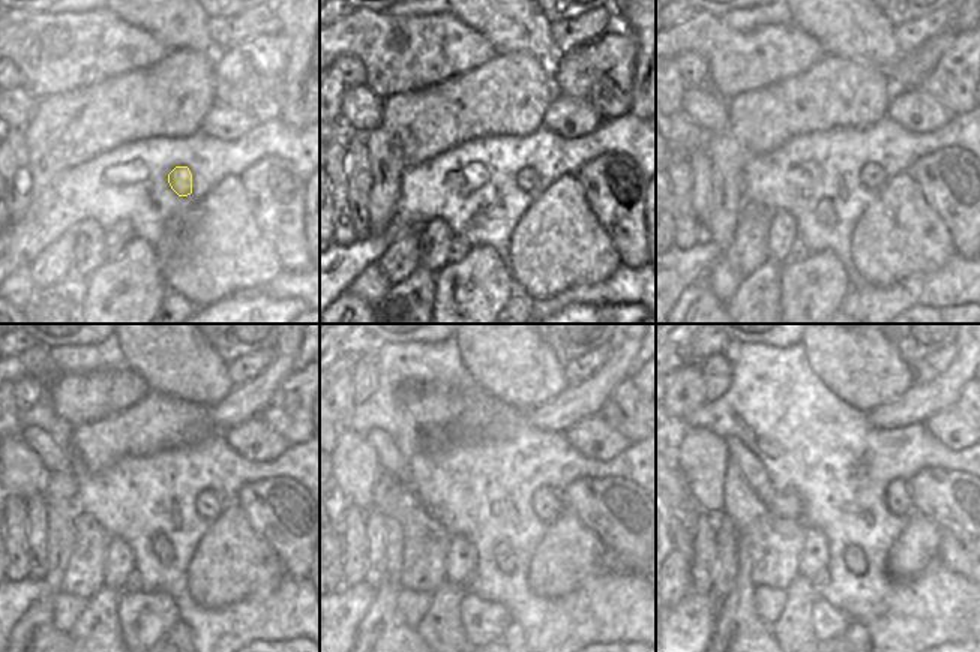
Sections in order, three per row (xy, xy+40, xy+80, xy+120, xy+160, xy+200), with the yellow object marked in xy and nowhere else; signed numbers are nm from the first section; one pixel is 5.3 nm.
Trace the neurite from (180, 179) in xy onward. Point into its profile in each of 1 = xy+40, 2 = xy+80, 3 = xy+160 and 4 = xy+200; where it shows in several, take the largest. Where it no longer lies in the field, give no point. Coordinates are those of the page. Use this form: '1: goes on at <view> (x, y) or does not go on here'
1: goes on at xy+40 (527, 179)
2: goes on at xy+80 (872, 176)
3: goes on at xy+160 (547, 502)
4: goes on at xy+200 (898, 499)

